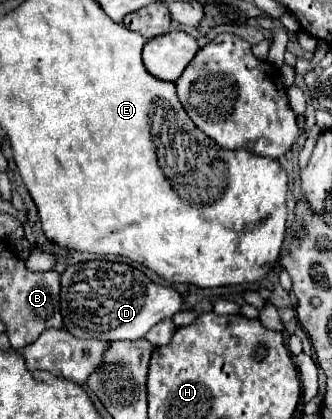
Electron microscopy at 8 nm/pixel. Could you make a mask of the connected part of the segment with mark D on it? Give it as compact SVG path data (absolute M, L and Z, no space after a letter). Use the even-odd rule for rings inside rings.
M91 260L69 264L61 274L61 314L65 328L77 338L139 340L155 324L181 312L183 298L177 290L161 286L141 270L123 262Z

